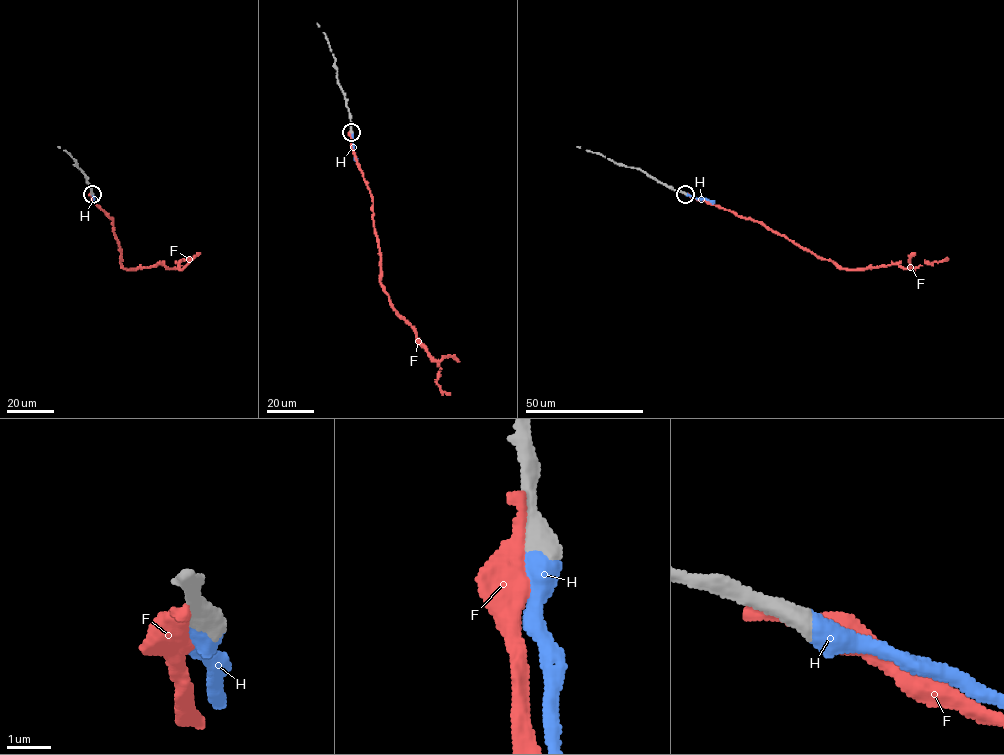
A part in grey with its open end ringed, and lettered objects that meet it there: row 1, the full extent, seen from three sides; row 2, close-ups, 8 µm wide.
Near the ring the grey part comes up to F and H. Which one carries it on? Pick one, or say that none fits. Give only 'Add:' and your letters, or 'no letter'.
Add: H

